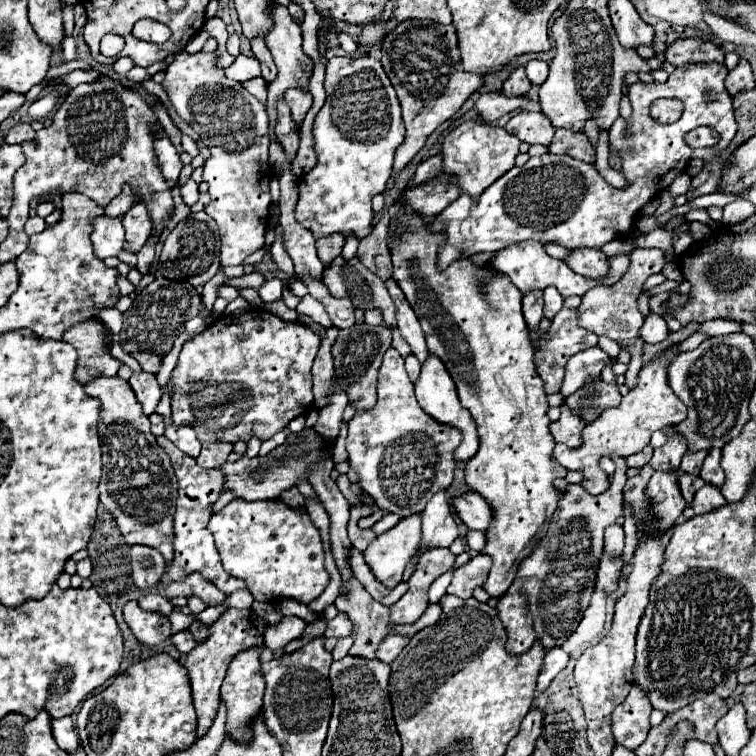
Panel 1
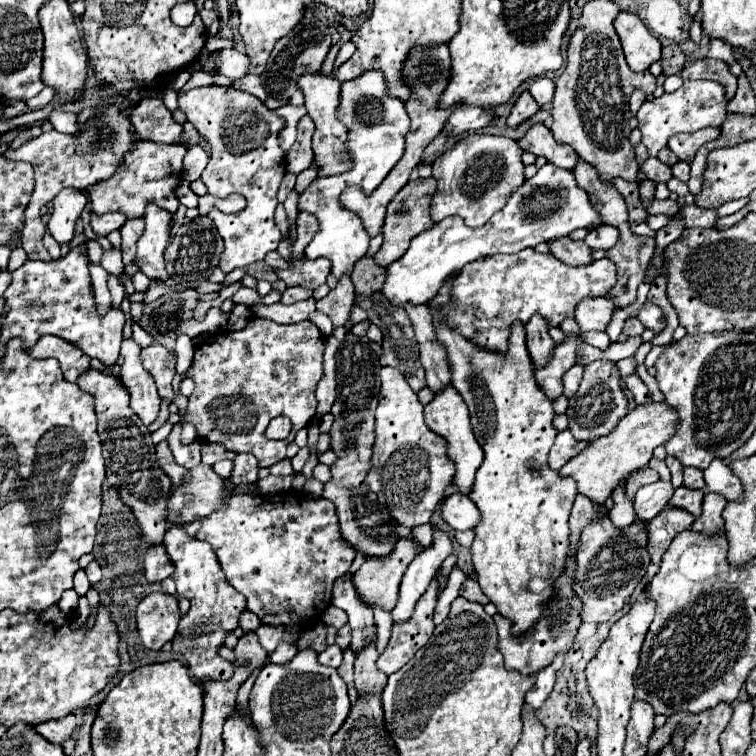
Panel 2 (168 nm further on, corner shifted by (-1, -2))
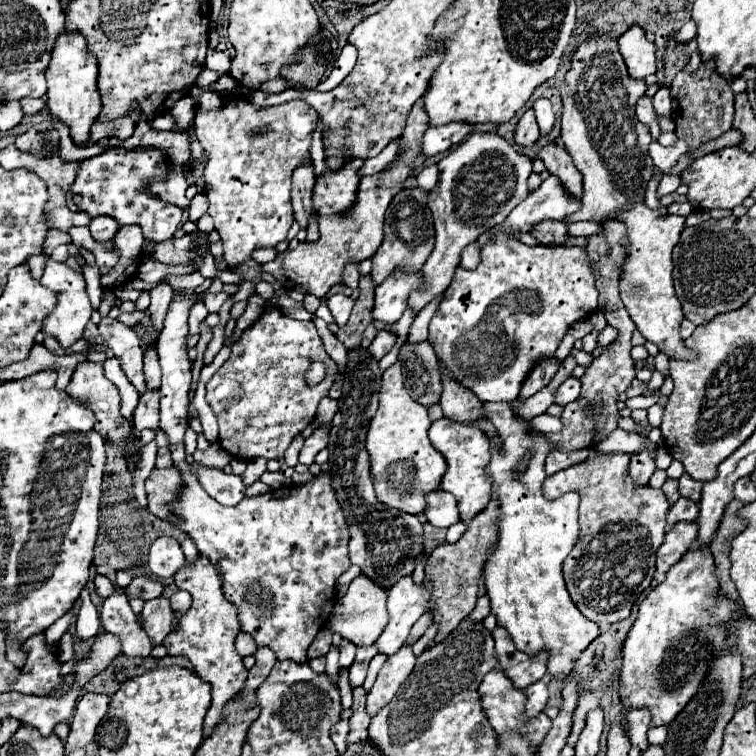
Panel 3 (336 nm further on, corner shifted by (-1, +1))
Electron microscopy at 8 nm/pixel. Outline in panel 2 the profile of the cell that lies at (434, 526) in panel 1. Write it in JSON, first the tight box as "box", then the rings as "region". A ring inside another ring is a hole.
{"box":[392,524,454,622],"region":[[[432,524],[432,546],[422,548],[410,562],[402,584],[400,584],[400,598],[396,608],[392,610],[392,620],[394,622],[404,622],[412,616],[416,600],[426,592],[434,572],[442,566],[446,556],[454,552],[452,538],[440,530],[436,524]]]}

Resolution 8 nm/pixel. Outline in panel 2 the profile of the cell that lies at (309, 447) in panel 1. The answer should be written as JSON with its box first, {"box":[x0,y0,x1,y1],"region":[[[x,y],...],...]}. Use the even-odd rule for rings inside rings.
{"box":[166,464,258,524],"region":[[[198,464],[196,468],[190,470],[190,476],[186,478],[186,484],[182,488],[174,488],[172,494],[170,494],[170,500],[168,500],[168,514],[166,514],[166,520],[168,522],[176,522],[176,524],[186,524],[186,522],[192,522],[194,518],[198,516],[208,516],[212,514],[214,510],[222,508],[224,504],[230,502],[232,496],[256,496],[258,494],[258,486],[256,484],[248,484],[248,482],[240,482],[240,484],[234,484],[230,478],[222,478],[214,472],[212,466],[206,466],[206,464]]]}

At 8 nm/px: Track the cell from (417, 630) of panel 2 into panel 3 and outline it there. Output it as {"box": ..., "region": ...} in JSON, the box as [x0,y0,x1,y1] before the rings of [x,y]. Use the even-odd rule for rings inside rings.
{"box":[366,647,416,717],"region":[[[402,647],[398,653],[388,657],[366,699],[366,711],[370,717],[374,717],[382,707],[386,707],[392,701],[398,687],[412,673],[414,663],[416,663],[416,657],[412,653],[412,647]]]}

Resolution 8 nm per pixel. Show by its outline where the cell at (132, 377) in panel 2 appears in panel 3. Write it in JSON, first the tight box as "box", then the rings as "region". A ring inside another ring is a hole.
{"box":[134,391,158,433],"region":[[[146,391],[134,411],[134,427],[138,433],[142,429],[158,429],[158,391]]]}

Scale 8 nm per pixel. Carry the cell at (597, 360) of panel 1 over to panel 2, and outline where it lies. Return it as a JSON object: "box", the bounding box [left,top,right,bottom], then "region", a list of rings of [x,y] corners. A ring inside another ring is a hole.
{"box":[564,364,584,398],"region":[[[574,364],[566,374],[564,374],[564,396],[566,398],[572,398],[578,390],[578,384],[582,380],[582,372],[584,372],[584,366],[582,364]]]}

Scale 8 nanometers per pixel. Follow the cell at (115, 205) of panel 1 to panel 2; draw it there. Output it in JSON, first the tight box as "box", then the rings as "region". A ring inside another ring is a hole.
{"box":[91,211,126,236],"region":[[[91,211],[92,230],[96,236],[106,236],[112,230],[118,230],[124,224],[126,216],[122,216],[122,212],[110,212],[104,216],[96,216]]]}

